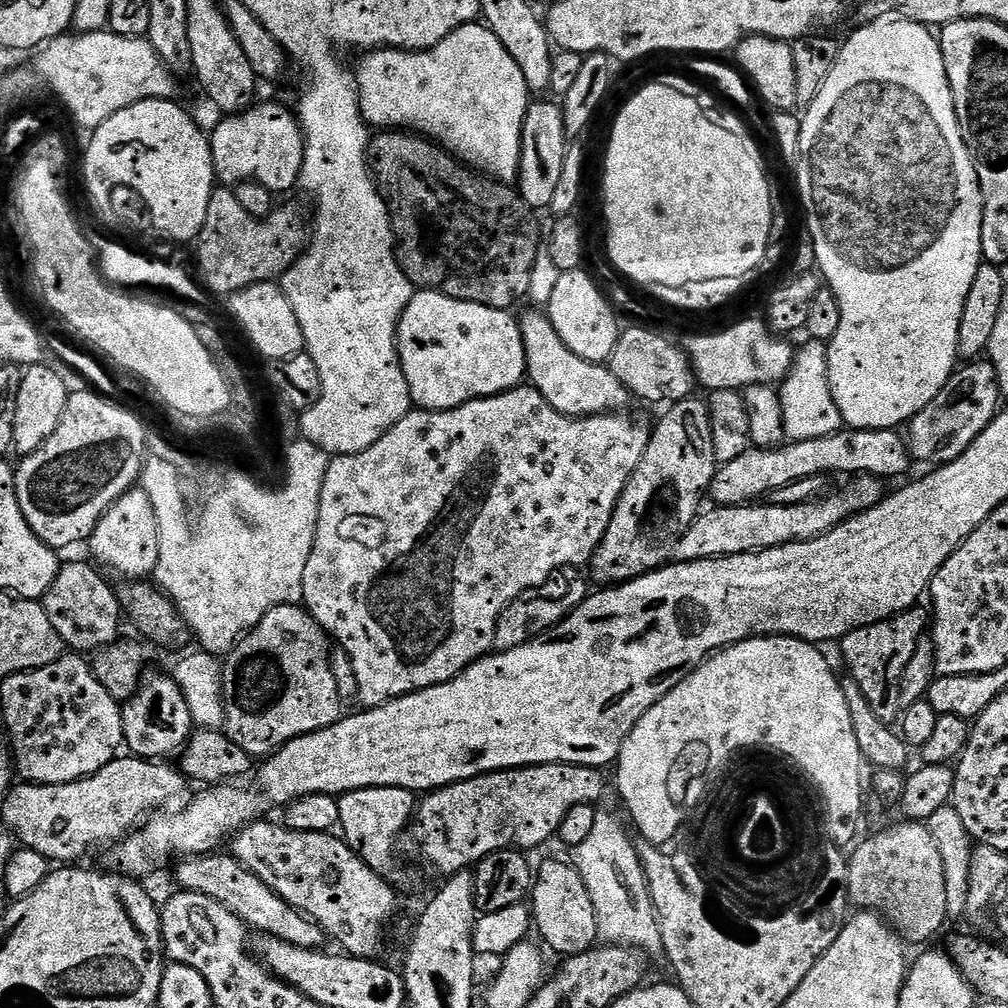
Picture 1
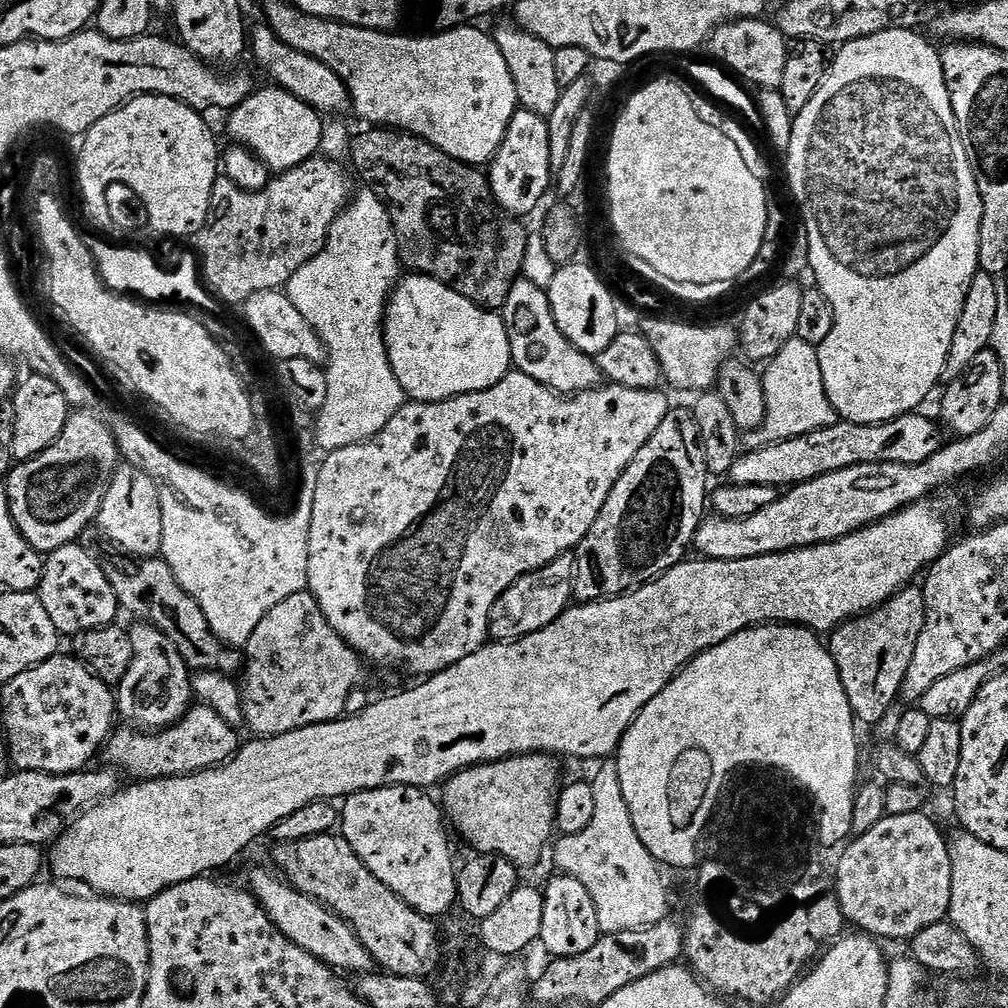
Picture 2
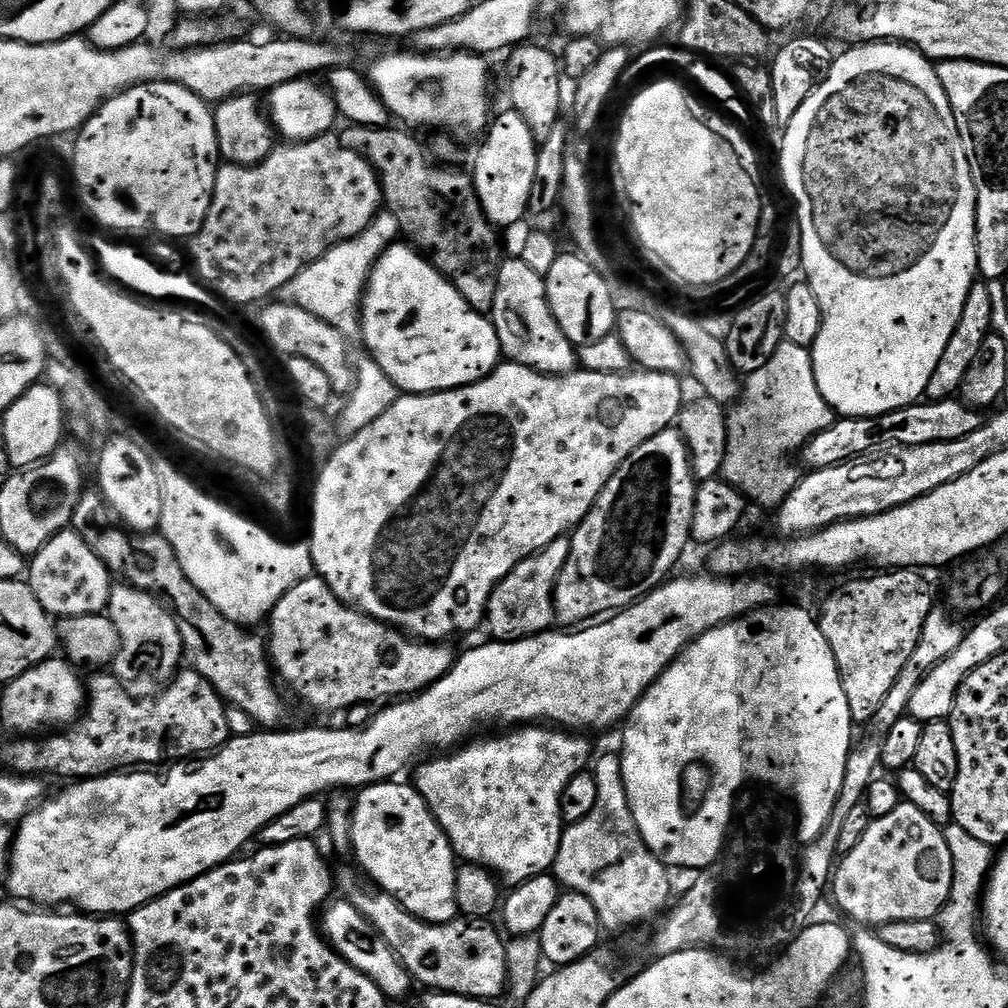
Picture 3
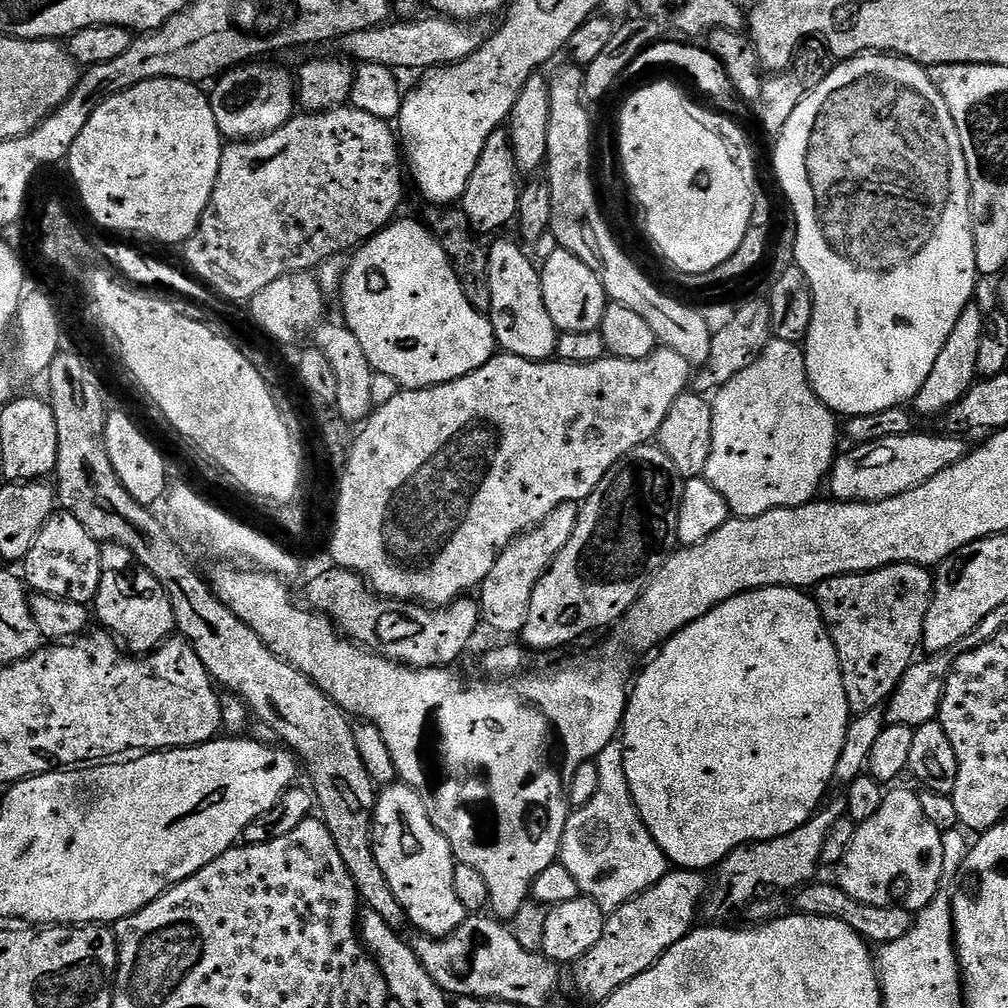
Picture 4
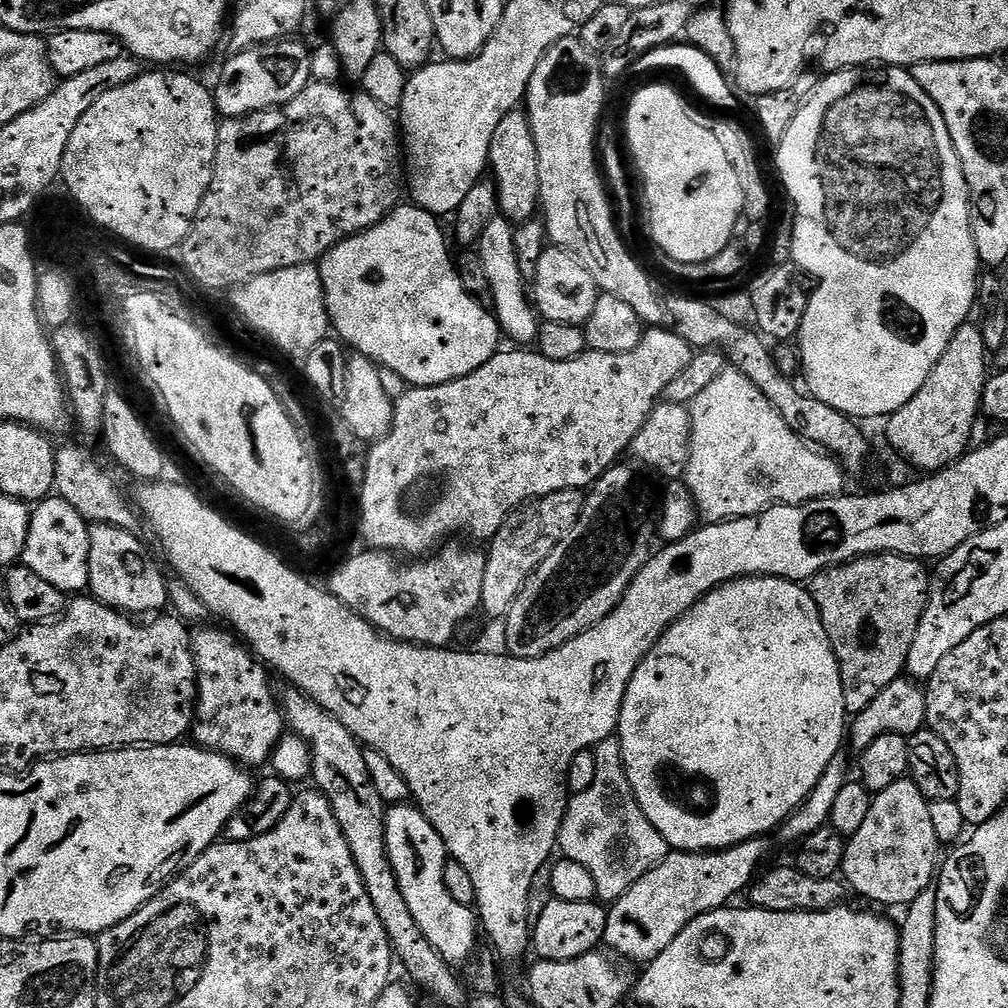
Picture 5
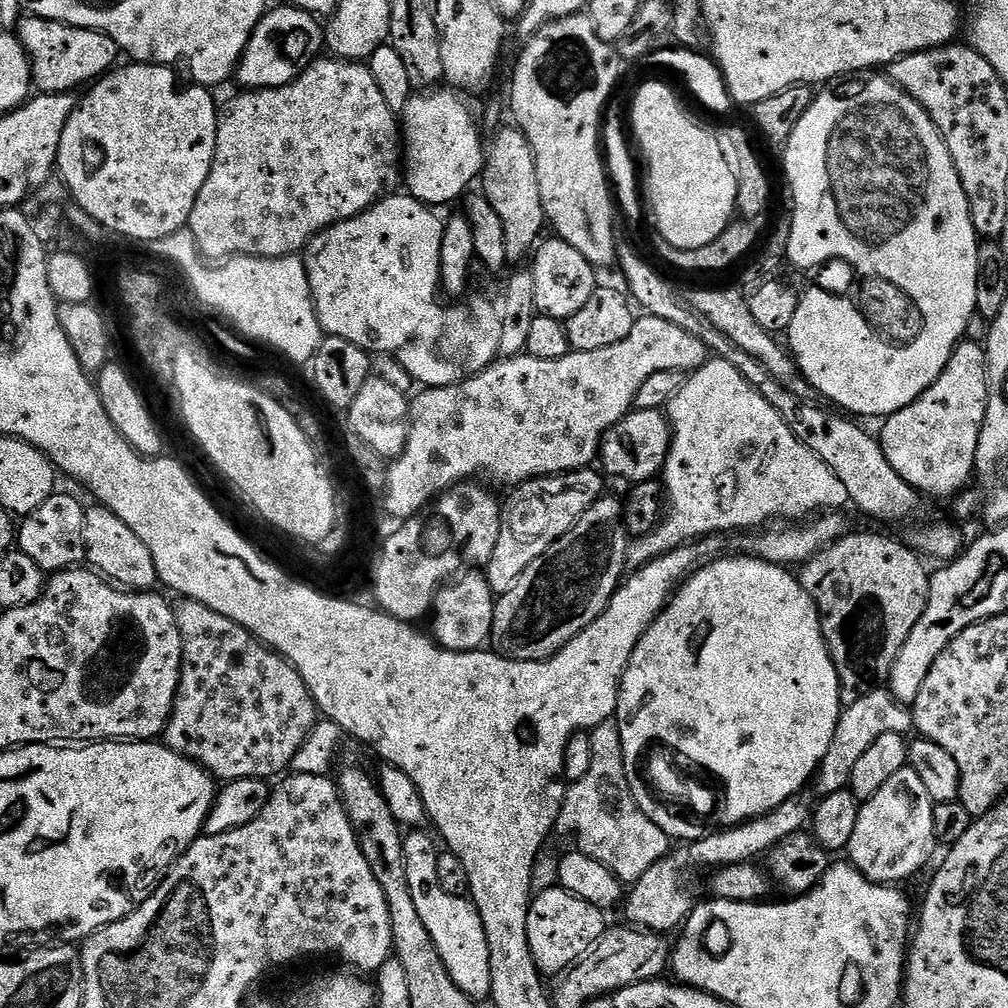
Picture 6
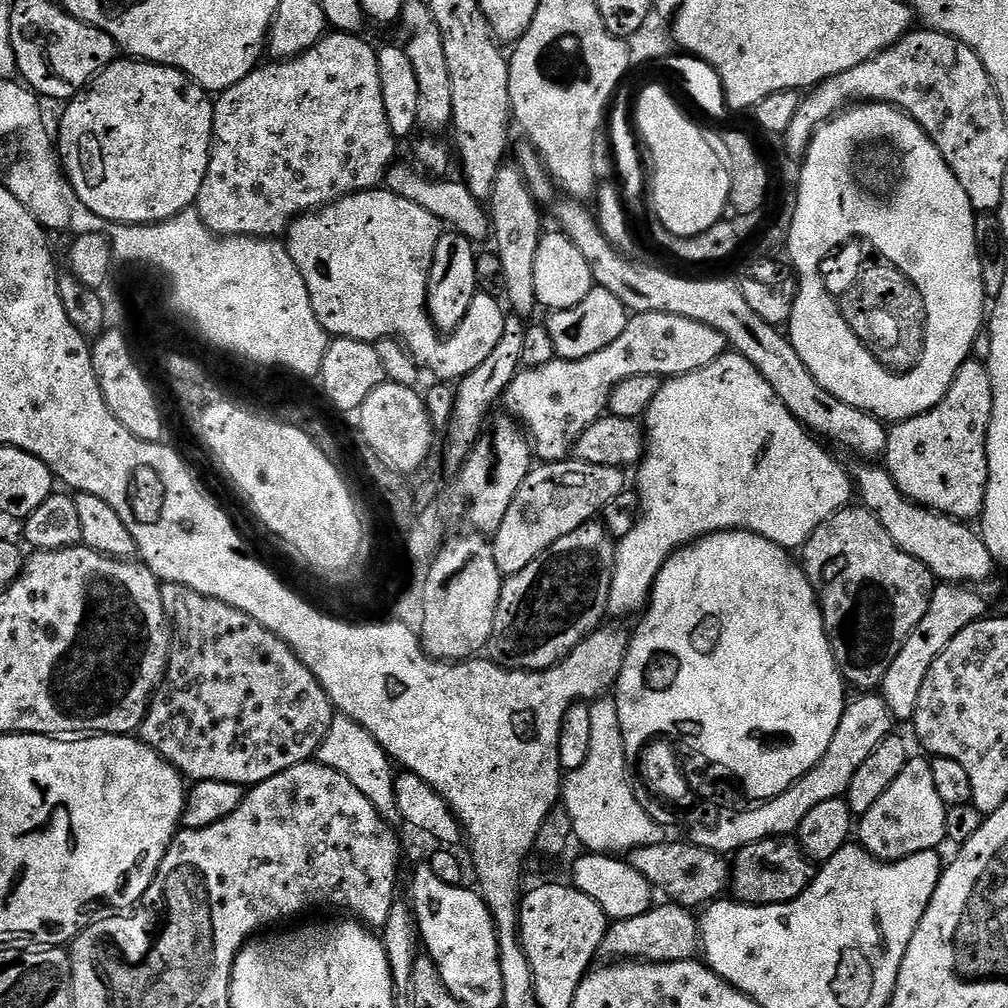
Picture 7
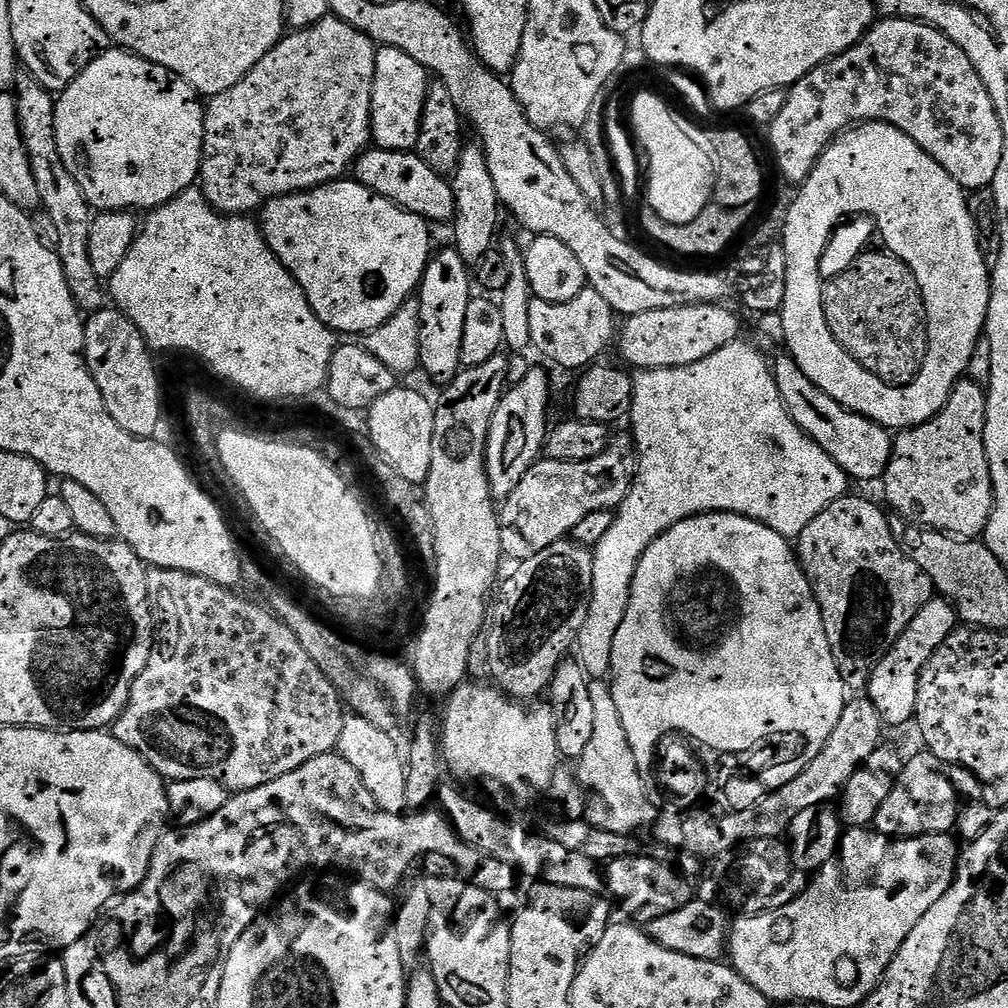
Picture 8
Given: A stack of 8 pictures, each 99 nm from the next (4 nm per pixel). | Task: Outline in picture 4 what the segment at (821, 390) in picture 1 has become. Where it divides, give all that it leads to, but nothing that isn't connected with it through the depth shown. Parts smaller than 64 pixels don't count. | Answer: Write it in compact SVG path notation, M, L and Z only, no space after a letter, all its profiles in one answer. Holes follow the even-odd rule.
M775 338L769 340L763 354L753 364L746 366L746 370L742 370L742 374L730 378L730 382L723 384L715 395L711 397L710 403L712 405L712 421L714 422L712 453L706 462L706 470L703 477L710 482L710 486L714 486L714 490L718 490L718 494L722 494L722 498L726 498L729 513L733 517L751 518L753 516L761 516L770 510L797 508L803 504L811 504L817 499L818 493L816 491L825 487L832 465L838 459L838 451L836 452L836 420L838 421L838 416L837 413L827 408L816 397L816 392L812 389L812 384L808 380L808 371L804 365L804 354L800 344L782 342Z

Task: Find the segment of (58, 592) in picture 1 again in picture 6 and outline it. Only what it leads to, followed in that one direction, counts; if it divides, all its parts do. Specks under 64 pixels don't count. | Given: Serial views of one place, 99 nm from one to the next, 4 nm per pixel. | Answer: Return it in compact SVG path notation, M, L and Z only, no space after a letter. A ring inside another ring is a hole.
M63 490L57 491L50 498L46 498L46 502L38 506L38 510L34 510L19 521L19 551L34 558L34 562L38 562L38 566L45 574L65 572L68 568L83 565L88 554L88 544L82 538L84 510L83 503L79 504Z

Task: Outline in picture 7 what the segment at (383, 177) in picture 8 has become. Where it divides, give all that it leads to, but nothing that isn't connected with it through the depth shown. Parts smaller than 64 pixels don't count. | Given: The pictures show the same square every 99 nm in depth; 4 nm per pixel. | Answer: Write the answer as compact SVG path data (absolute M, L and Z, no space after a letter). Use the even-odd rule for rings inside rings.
M393 163L388 170L387 191L406 198L406 202L414 202L414 206L422 206L422 210L434 214L434 218L439 220L445 229L456 232L459 236L464 236L473 242L489 239L489 213L485 210L482 202L470 194L470 190L463 182L456 181L455 184L452 180L444 180L448 178L433 178L421 171L419 167L413 166L411 168L408 164L400 163Z

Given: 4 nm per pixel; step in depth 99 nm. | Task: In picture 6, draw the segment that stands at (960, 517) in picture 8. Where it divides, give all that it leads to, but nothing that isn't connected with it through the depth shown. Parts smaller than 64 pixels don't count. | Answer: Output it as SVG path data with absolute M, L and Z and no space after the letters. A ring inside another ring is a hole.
M963 339L957 344L946 370L910 406L887 417L878 431L880 446L890 466L925 497L956 498L969 487L976 472L978 438L988 405L988 359L984 344Z

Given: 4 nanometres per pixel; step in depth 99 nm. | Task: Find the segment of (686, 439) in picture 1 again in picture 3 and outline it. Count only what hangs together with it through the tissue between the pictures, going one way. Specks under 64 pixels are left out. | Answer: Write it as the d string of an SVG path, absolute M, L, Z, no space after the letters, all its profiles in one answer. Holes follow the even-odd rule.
M663 428L654 438L642 442L626 462L614 470L610 482L598 494L581 524L571 533L570 554L562 566L552 590L552 611L564 626L580 626L613 610L635 604L669 579L672 567L680 560L684 547L692 540L692 518L697 479L692 474L692 456L682 434L675 428Z

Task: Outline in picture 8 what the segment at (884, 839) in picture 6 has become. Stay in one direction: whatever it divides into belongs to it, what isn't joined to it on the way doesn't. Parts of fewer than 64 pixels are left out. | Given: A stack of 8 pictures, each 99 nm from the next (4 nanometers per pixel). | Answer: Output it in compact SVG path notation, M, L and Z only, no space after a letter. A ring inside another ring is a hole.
M920 750L917 756L907 757L900 777L894 782L890 794L886 794L886 802L882 802L882 810L878 810L874 821L875 831L881 836L893 838L907 838L909 836L943 836L951 833L956 826L956 813L958 811L958 797L954 786L950 786L950 778L945 765L940 759L927 750Z

